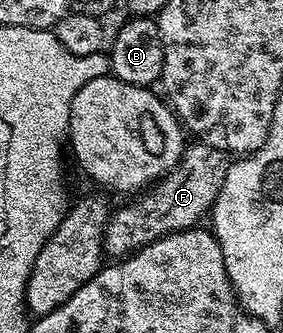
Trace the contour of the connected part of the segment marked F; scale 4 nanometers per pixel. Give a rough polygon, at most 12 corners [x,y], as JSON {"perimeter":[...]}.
{"perimeter":[[188,143],[179,165],[110,213],[112,261],[208,215],[229,163]]}

